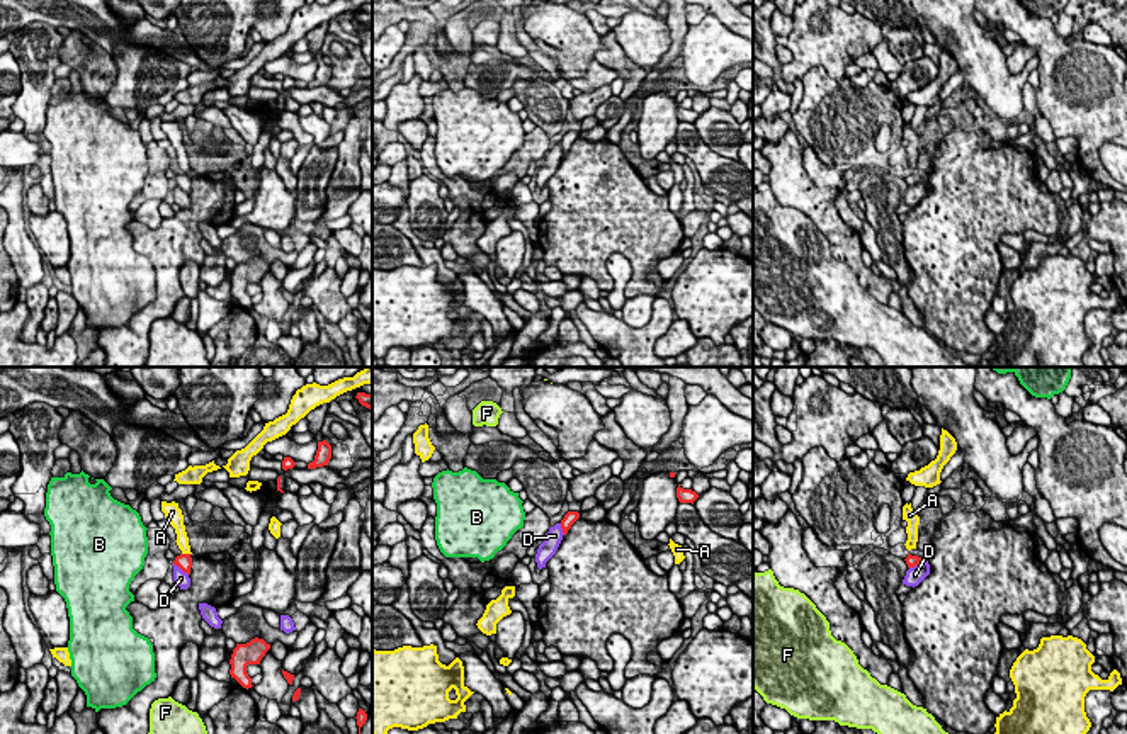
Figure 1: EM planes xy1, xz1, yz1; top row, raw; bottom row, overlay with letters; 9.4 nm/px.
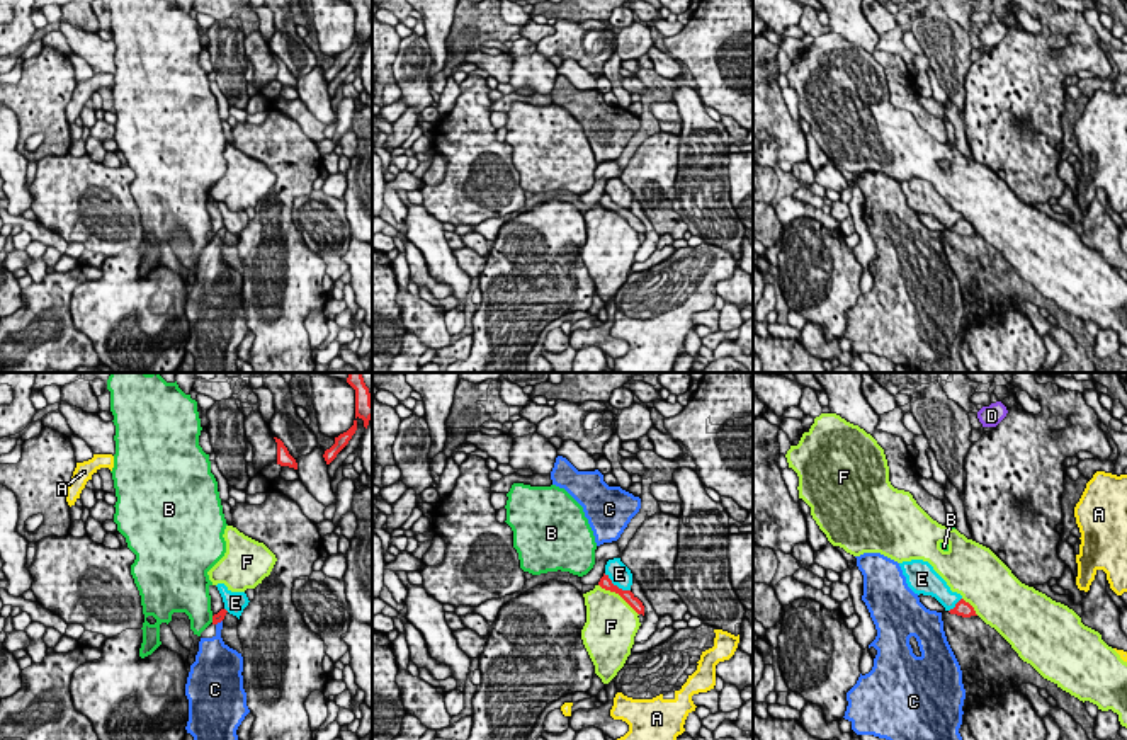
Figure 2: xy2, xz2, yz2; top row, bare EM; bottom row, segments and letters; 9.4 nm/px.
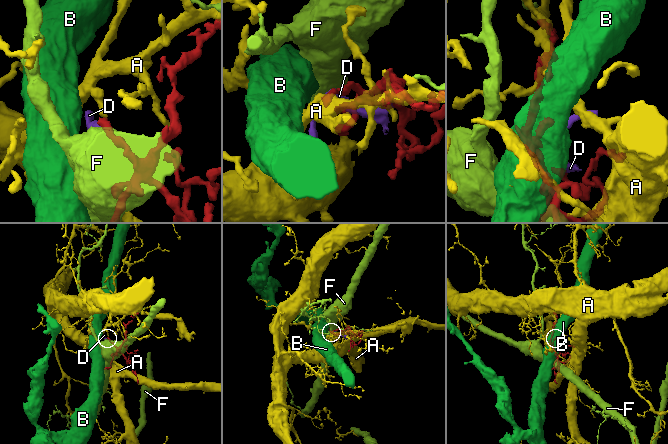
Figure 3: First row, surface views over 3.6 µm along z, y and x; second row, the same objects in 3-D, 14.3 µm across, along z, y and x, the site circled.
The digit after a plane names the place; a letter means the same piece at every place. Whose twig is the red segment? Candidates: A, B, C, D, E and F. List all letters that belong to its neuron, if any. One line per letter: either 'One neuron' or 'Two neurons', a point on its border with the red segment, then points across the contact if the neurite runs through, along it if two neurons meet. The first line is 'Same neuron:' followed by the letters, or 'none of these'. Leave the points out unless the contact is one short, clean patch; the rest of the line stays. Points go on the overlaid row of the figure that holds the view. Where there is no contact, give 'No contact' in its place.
Same neuron: C
A: Two neurons. Touches red at xy1 (186, 554)
B: Two neurons. Touches red at xy2 (213, 620). Boundary: xy2 (211, 616), (213, 621)
C: One neuron. Touches red at xy2 (218, 621). Path across: xy2 (220, 616), (218, 621), (215, 647)
D: Two neurons. Touches red at yz1 (917, 564)
E: Two neurons. Touches red at xz2 (616, 586). Boundary: xz2 (604, 574), (614, 584), (629, 591)
F: Two neurons. Touches red at xz2 (619, 594)

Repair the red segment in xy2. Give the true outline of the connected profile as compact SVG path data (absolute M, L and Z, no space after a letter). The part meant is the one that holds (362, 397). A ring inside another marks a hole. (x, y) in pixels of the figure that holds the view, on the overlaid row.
M348 373L347 383L355 390L355 418L362 418L364 427L367 429L369 420L372 418L372 403L362 373Z

